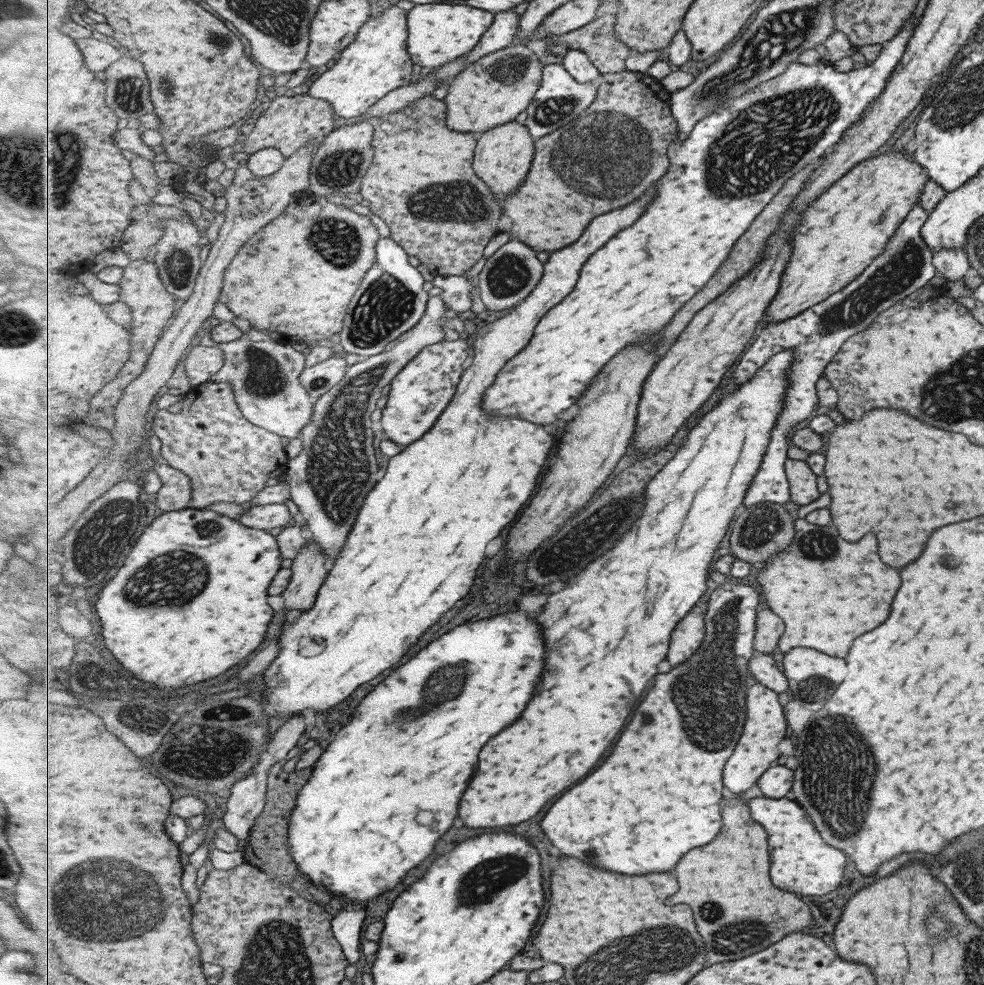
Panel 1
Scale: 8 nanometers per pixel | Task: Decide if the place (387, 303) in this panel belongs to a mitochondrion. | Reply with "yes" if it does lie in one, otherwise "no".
yes

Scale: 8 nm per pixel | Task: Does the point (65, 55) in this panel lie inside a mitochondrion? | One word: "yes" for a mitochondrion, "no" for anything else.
no

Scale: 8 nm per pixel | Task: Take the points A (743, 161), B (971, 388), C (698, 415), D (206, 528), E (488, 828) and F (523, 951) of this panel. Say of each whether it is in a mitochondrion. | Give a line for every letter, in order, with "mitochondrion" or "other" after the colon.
A: mitochondrion
B: mitochondrion
C: other
D: mitochondrion
E: other
F: other

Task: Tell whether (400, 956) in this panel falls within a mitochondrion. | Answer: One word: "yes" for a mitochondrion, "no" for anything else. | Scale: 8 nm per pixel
yes

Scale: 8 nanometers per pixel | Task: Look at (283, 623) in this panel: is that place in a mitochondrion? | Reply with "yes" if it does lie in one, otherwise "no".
no

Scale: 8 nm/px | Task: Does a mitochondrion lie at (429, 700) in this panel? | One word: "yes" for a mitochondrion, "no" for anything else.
yes

